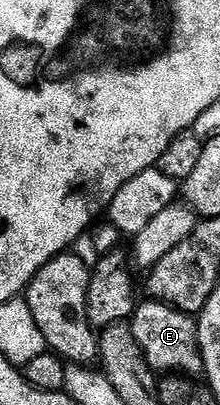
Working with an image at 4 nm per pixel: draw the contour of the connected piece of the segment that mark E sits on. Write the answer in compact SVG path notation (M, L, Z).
M139 302L128 325L136 345L144 353L148 365L156 373L177 373L183 377L198 377L203 374L202 350L198 340L198 321L193 315L185 315L167 303Z

